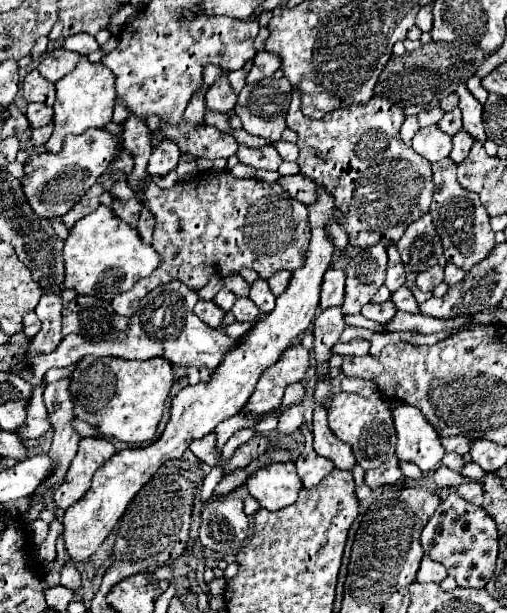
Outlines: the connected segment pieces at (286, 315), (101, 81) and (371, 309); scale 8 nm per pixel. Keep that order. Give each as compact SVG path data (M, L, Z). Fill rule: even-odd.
M317 184L315 190L315 202L307 206L309 210L309 224L311 224L311 242L309 252L305 254L305 264L291 272L291 280L283 294L275 298L273 312L259 316L257 322L253 322L253 328L243 334L229 352L225 352L221 364L211 372L207 382L199 384L187 384L183 386L171 400L169 408L169 422L157 442L153 442L147 448L125 448L117 452L109 462L105 462L93 476L91 490L73 506L65 510L63 516L63 542L69 558L73 562L87 560L95 548L107 538L107 534L113 530L121 514L125 512L127 504L133 500L133 496L149 482L149 478L157 472L157 468L167 462L179 458L191 440L203 438L205 434L213 432L219 422L225 418L237 414L247 398L253 394L253 388L261 376L261 372L269 366L273 366L283 350L301 336L311 322L315 320L317 306L321 310L327 310L331 306L339 306L345 296L345 272L329 268L333 258L333 240L327 234L327 222L339 222L341 214L337 212L331 194L325 192ZM323 282L323 286L321 286ZM319 290L321 290L321 302L319 302Z
M83 56L73 72L61 78L57 84L57 100L53 104L53 134L45 144L47 152L59 152L65 144L65 136L83 134L87 128L105 128L111 120L115 106L115 76L101 62L91 64L87 56Z
M387 300L383 304L367 304L363 306L361 314L369 320L375 320L375 322L381 322L381 324L387 324L395 314L397 314L397 306L393 304L393 300Z

